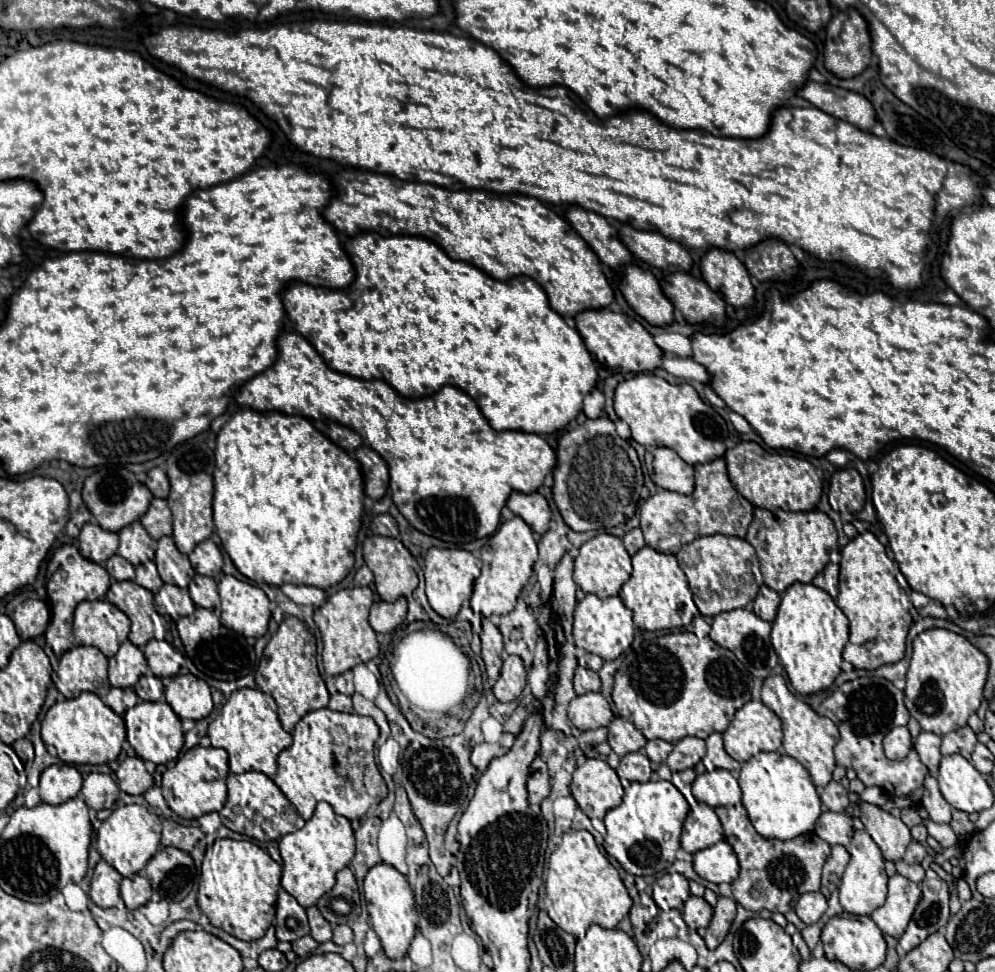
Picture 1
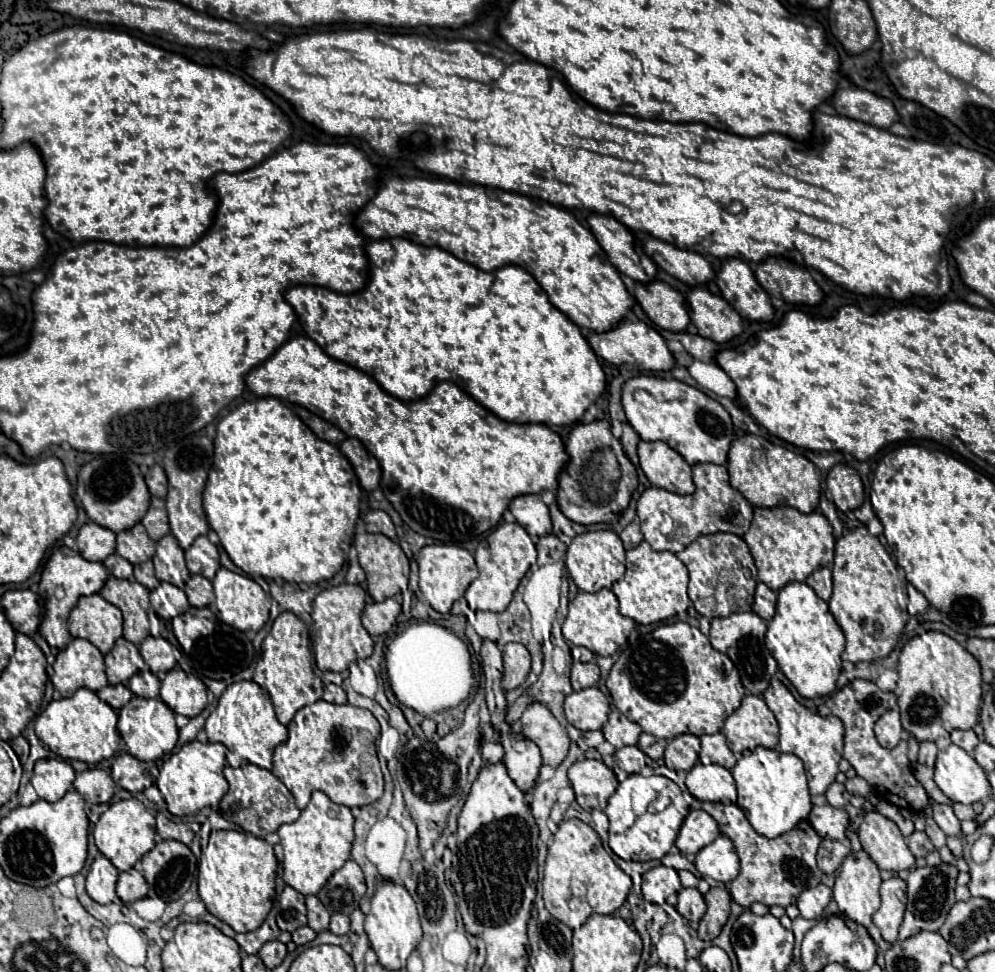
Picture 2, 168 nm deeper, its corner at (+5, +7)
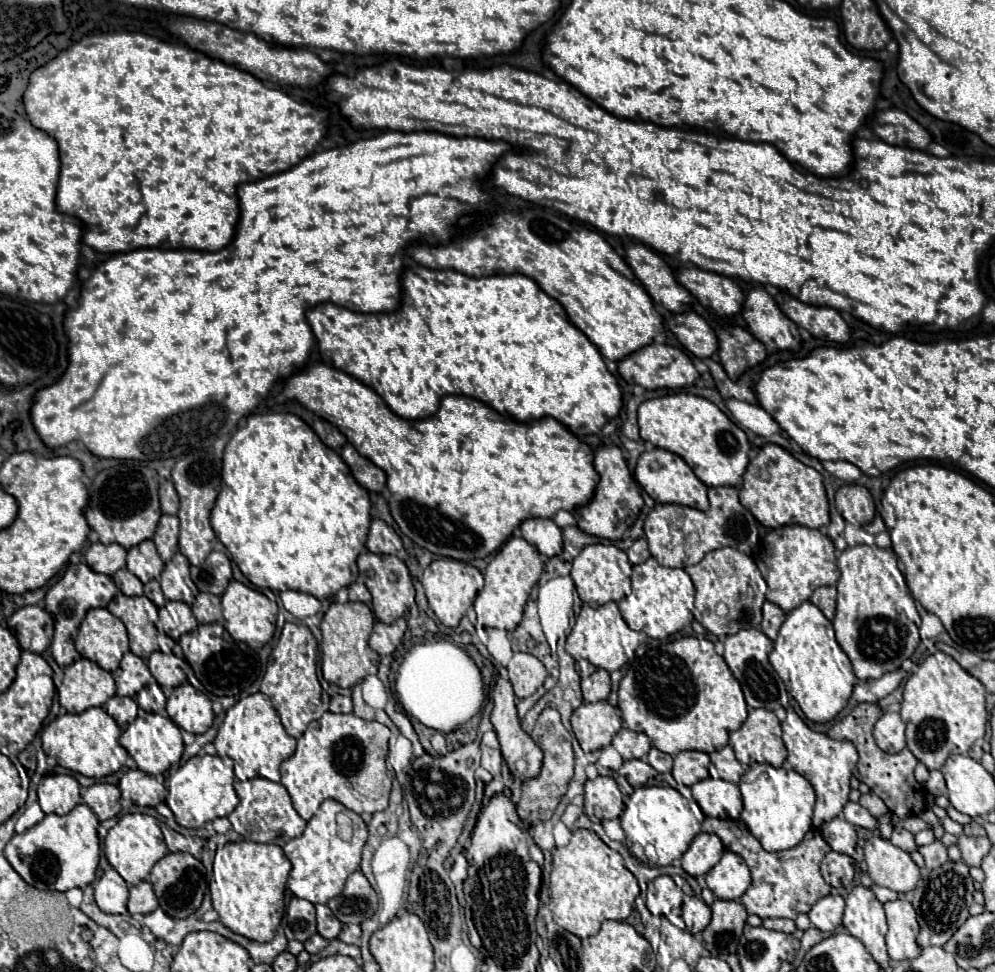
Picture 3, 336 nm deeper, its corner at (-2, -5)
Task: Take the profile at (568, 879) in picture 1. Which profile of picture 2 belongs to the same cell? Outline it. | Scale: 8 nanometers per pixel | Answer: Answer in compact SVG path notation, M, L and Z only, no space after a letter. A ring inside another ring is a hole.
M577 818L563 820L547 850L543 872L543 900L549 914L571 928L579 928L591 914L617 912L629 890L631 878L607 854L597 832Z

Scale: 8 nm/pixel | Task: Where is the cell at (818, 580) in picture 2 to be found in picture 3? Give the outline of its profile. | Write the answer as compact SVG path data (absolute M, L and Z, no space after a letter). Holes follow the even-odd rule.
M820 586L814 590L814 594L810 596L810 602L816 604L824 616L828 620L834 618L834 612L836 612L836 588L834 586Z

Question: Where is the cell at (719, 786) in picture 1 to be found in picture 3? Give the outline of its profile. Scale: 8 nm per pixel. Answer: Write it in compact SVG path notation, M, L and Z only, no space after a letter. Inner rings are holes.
M700 780L692 786L692 796L706 816L738 818L742 812L742 796L738 784L724 780Z

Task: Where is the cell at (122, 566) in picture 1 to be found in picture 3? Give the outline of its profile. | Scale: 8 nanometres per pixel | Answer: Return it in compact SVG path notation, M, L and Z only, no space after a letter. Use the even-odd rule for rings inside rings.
M128 568L118 570L112 578L114 578L116 586L118 586L126 596L140 596L140 594L142 594L142 582L140 582Z

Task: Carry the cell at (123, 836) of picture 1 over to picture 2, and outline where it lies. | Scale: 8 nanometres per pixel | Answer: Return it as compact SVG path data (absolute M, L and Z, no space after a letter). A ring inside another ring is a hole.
M135 798L113 802L95 824L95 844L103 856L107 856L117 870L131 870L153 846L155 846L155 818Z

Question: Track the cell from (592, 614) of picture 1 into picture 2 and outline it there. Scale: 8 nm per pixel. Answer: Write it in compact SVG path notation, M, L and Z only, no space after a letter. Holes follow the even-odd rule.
M603 588L595 594L579 592L569 604L569 614L563 622L563 638L575 646L589 648L597 656L611 656L619 646L626 643L633 626L635 624L631 618L619 614L619 602L611 590Z

